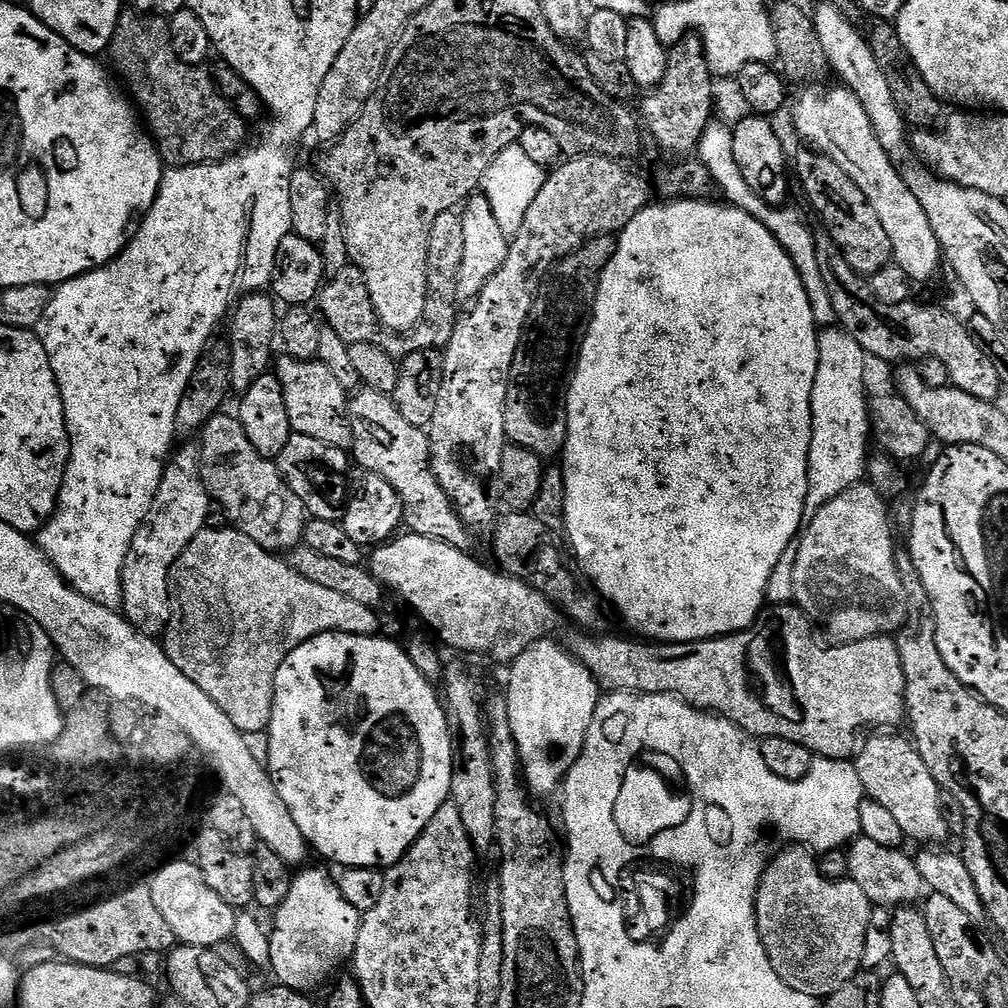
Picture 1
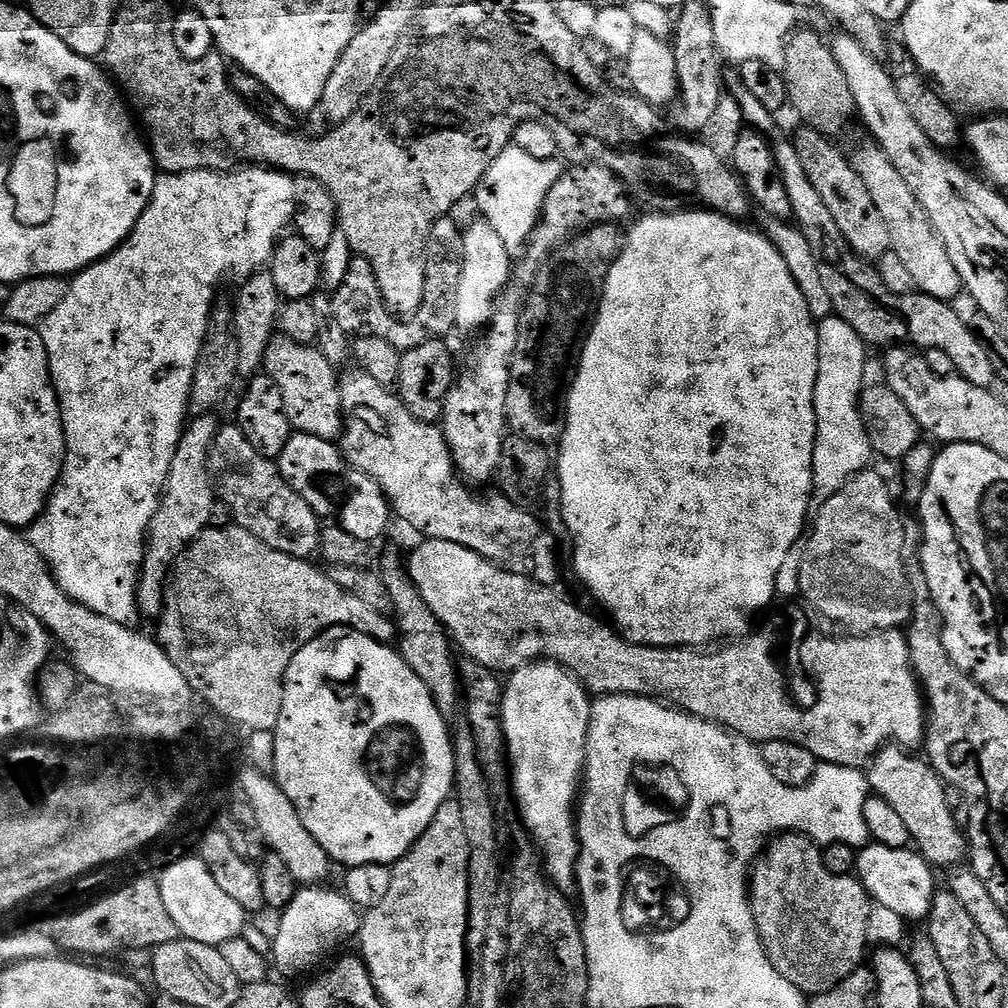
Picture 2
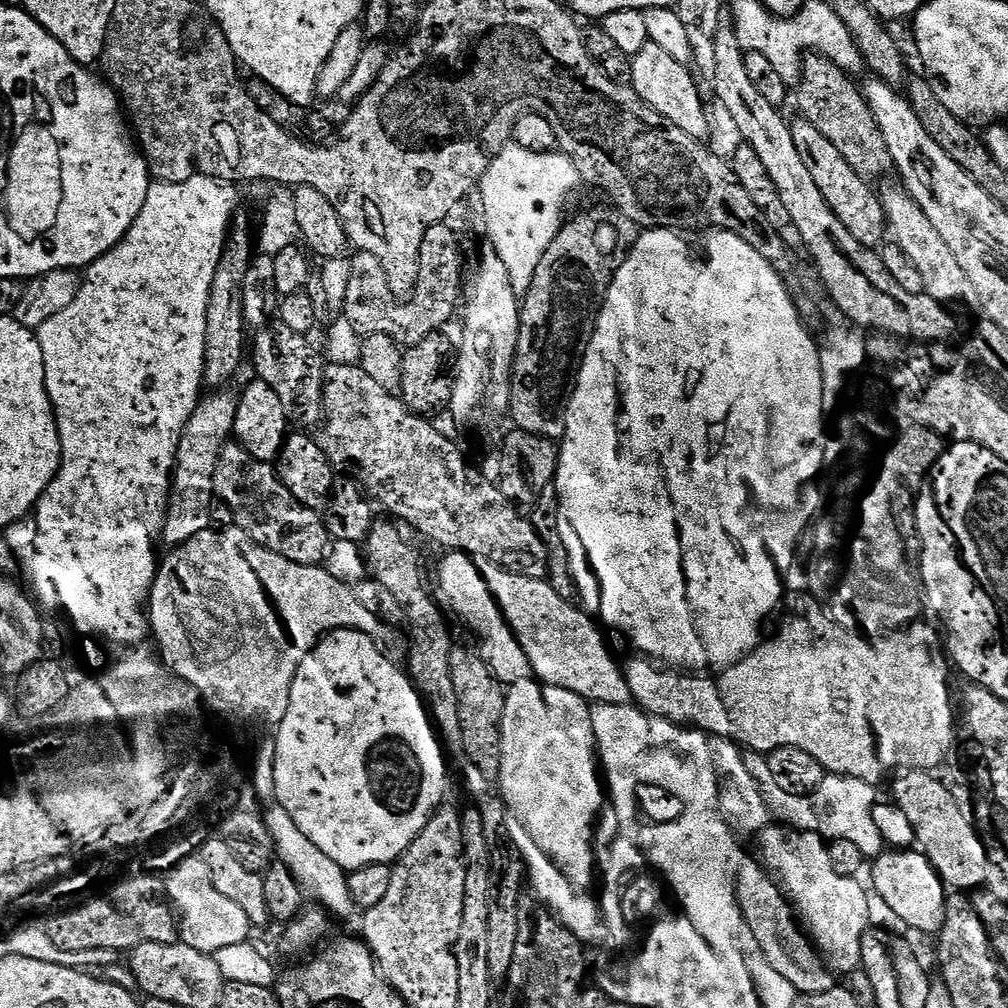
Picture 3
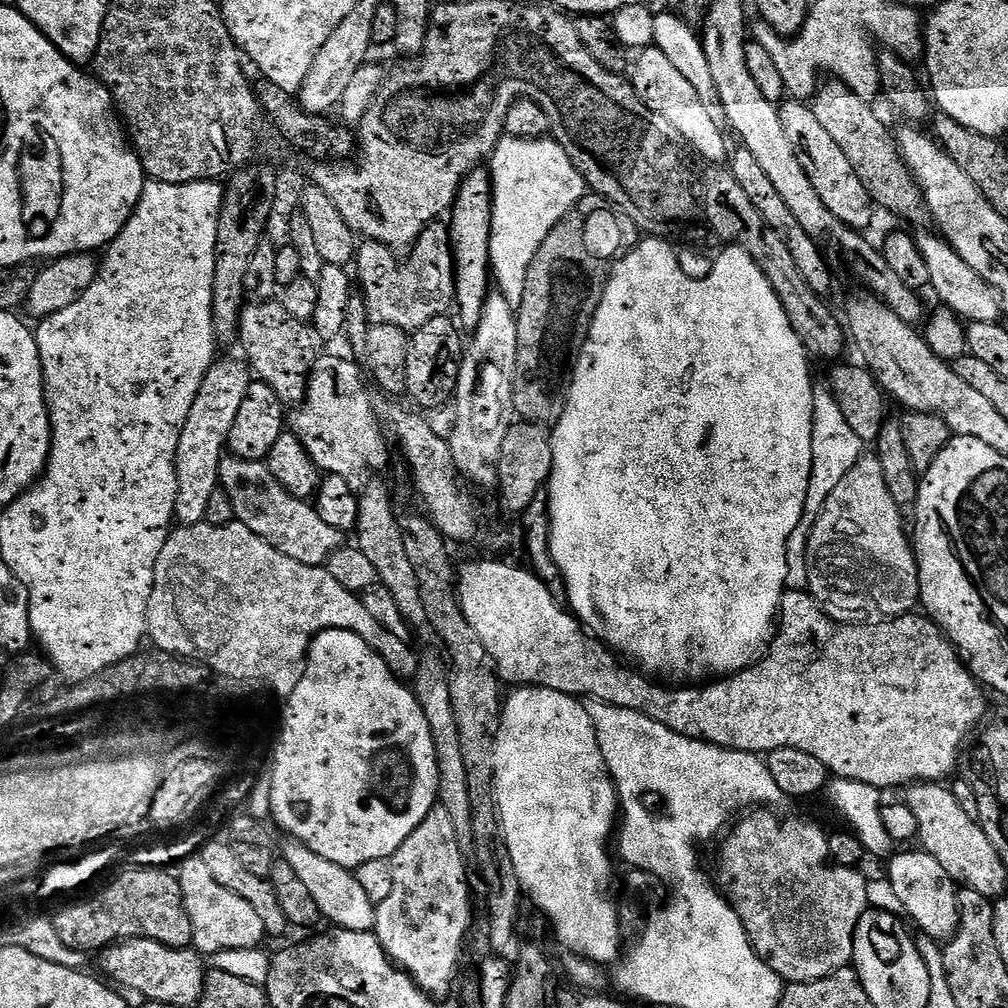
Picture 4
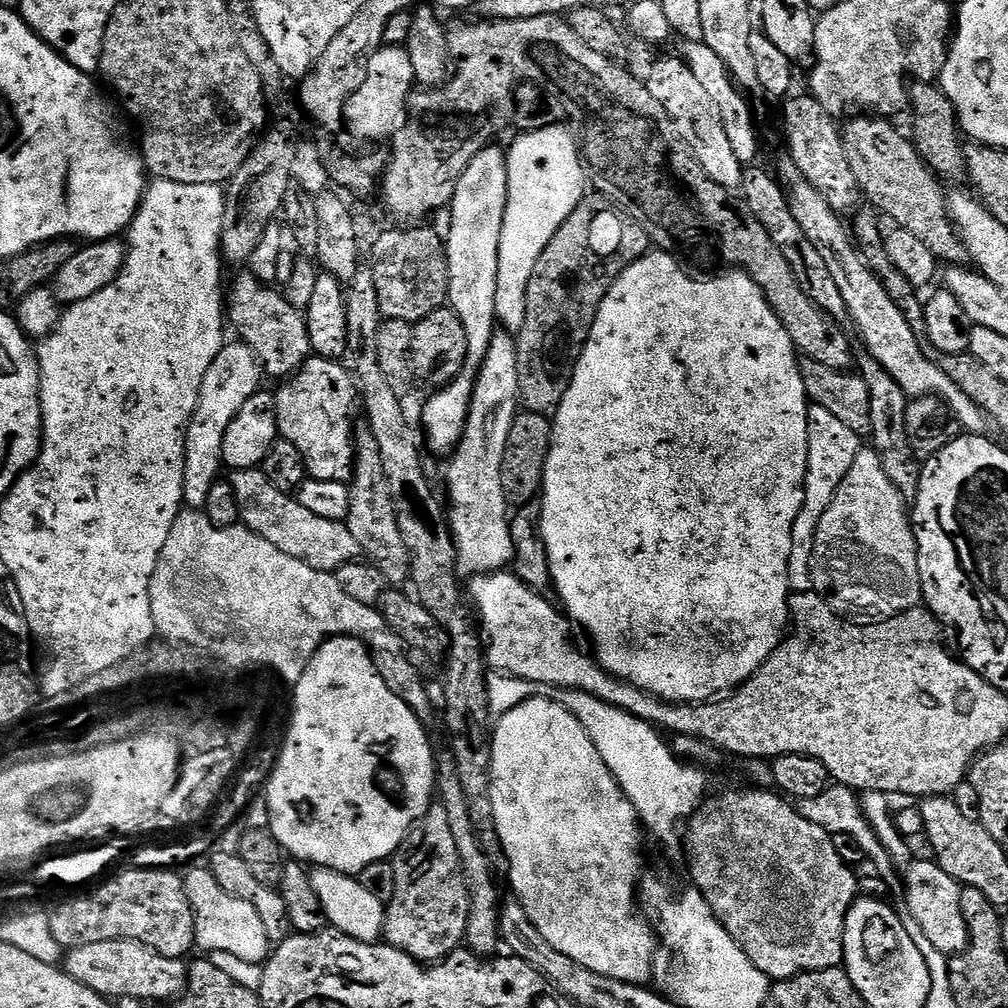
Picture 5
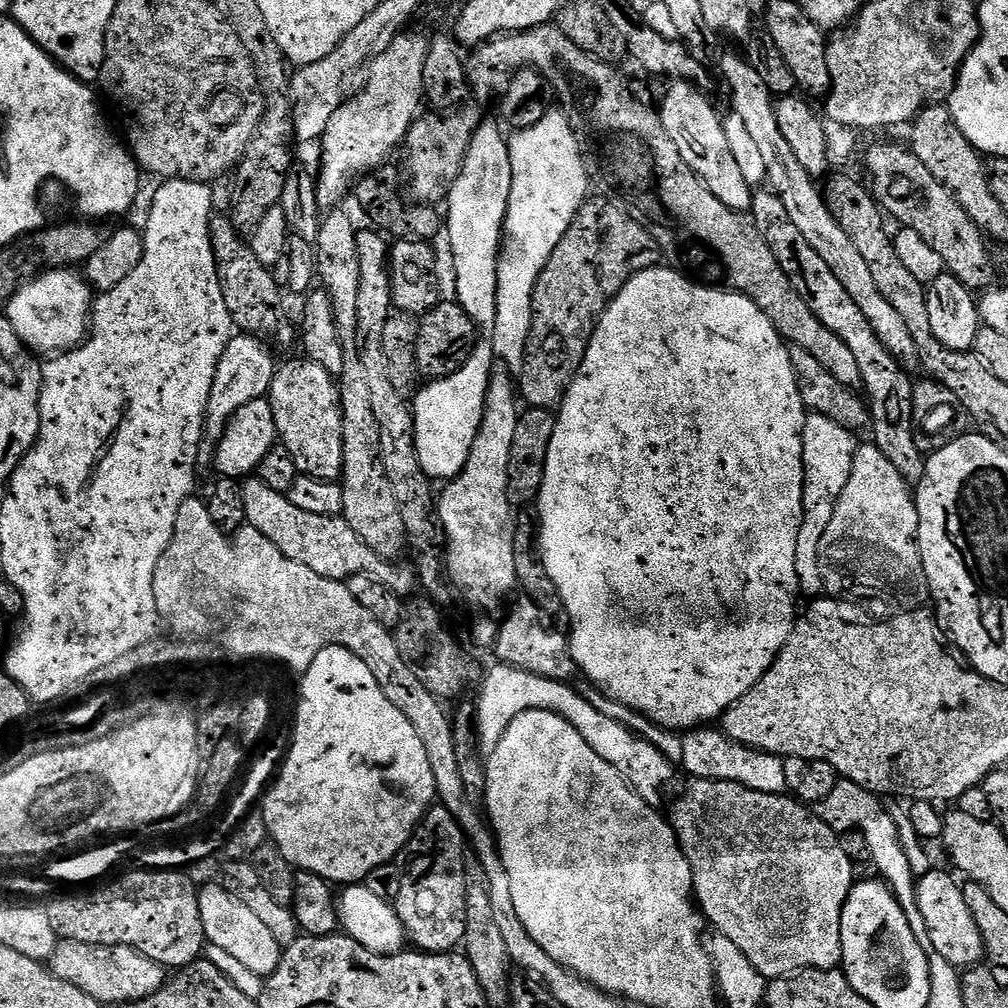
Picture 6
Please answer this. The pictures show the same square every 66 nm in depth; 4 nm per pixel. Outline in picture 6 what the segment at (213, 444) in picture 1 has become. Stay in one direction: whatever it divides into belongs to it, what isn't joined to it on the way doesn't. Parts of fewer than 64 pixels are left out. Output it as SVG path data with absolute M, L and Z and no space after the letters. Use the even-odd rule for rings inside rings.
M258 478L245 479L241 492L247 527L270 538L270 542L274 542L274 546L278 546L278 550L282 550L286 558L302 562L302 566L314 570L314 574L341 582L346 582L351 576L374 576L397 594L412 594L417 591L416 573L409 565L407 568L401 562L381 560L374 550L370 550L370 546L366 546L366 542L362 542L362 538L358 538L358 534L354 534L354 530L350 530L348 523L340 516L323 516L298 510L298 506L294 506L294 502L290 502L285 493L270 490L270 486L266 486Z

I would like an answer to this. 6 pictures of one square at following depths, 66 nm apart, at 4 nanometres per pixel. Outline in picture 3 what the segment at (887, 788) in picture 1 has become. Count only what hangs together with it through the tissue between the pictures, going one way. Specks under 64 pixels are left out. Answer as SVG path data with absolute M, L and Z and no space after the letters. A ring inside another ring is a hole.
M908 770L897 775L892 784L891 799L900 807L902 814L906 814L910 826L914 826L919 851L923 852L949 889L983 889L988 883L988 852L979 831L969 813L967 816L960 809L951 790L932 776L935 775L928 770Z

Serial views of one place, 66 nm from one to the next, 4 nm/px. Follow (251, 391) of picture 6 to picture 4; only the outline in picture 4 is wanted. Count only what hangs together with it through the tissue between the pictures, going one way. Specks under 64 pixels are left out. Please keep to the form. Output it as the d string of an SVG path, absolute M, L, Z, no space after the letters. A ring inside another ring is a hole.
M240 358L217 359L206 378L202 378L202 390L198 390L198 398L194 398L194 406L190 406L190 418L186 418L186 426L182 426L182 434L178 438L175 519L181 525L205 523L209 499L220 488L220 464L226 455L230 430L234 430L238 410L242 410L242 402L246 402L253 383L253 373Z

